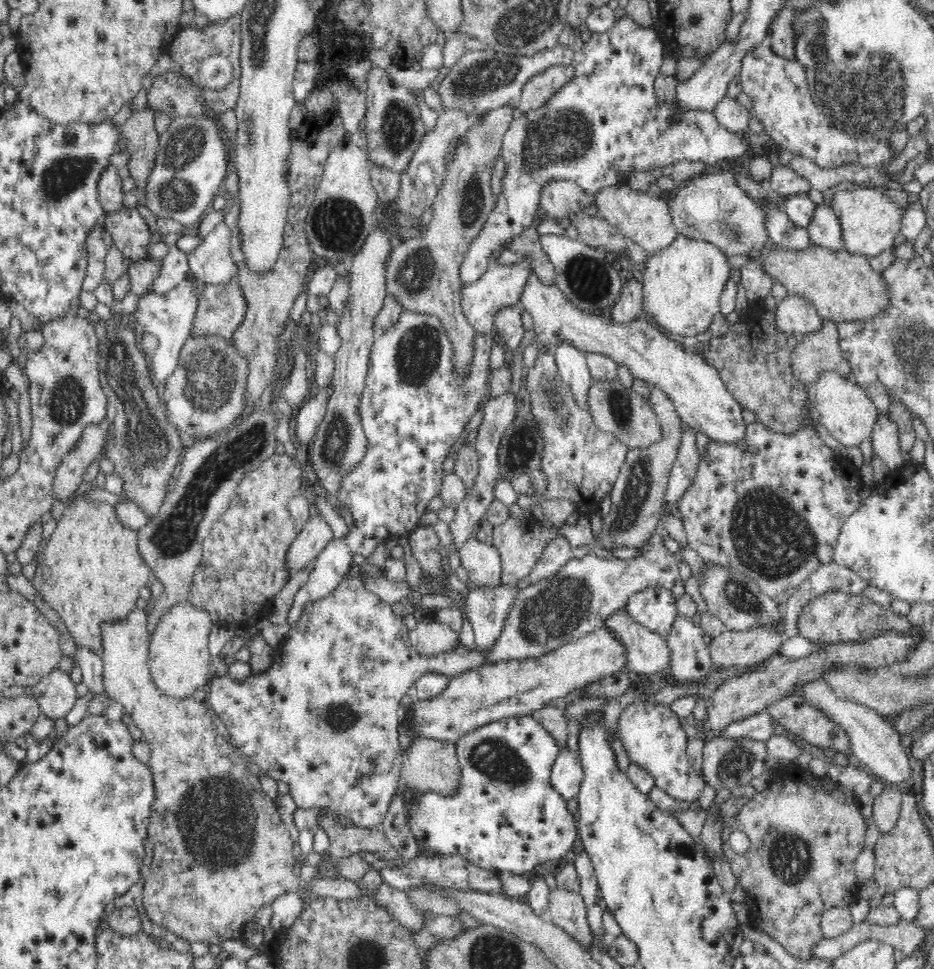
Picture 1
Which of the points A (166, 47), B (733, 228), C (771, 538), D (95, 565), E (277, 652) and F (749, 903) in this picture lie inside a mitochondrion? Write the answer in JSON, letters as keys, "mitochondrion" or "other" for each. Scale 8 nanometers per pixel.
{"A":"other","B":"mitochondrion","C":"mitochondrion","D":"other","E":"other","F":"other"}

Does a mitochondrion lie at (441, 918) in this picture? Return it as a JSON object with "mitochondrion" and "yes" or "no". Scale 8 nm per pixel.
{"mitochondrion":"no"}

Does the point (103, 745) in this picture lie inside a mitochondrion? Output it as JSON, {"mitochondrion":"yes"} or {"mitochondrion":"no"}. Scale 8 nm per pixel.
{"mitochondrion":"no"}

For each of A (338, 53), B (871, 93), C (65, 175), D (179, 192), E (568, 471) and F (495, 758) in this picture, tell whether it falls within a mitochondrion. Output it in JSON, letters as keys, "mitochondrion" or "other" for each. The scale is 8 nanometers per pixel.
{"A":"other","B":"mitochondrion","C":"mitochondrion","D":"mitochondrion","E":"other","F":"mitochondrion"}

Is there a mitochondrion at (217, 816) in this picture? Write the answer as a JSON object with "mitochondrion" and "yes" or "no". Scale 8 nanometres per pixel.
{"mitochondrion":"yes"}

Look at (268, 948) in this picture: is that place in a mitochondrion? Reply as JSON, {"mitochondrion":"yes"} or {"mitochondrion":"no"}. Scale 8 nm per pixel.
{"mitochondrion":"no"}

